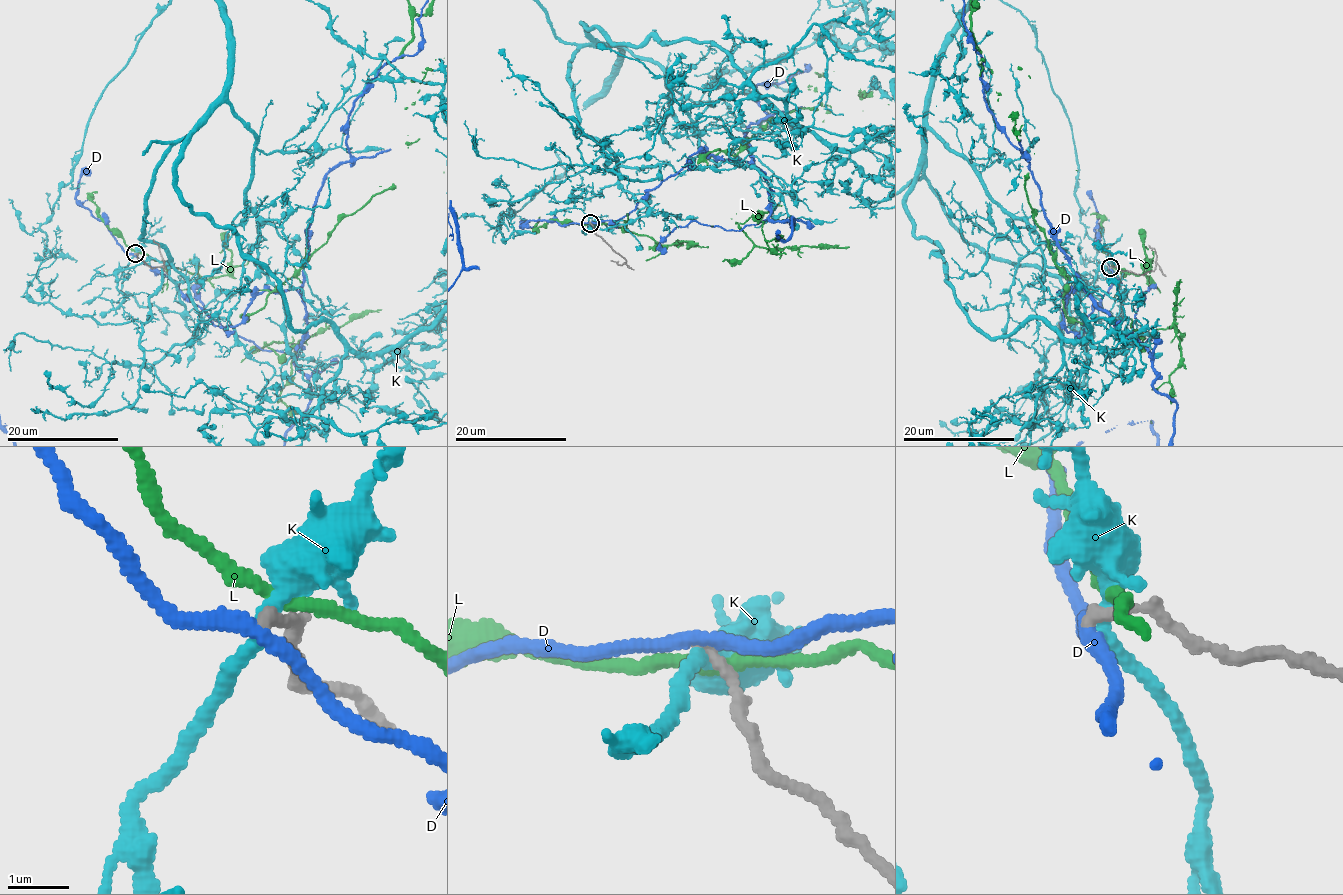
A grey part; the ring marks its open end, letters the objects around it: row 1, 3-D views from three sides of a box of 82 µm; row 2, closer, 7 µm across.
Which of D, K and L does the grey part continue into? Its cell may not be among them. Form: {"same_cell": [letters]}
{"same_cell": []}

